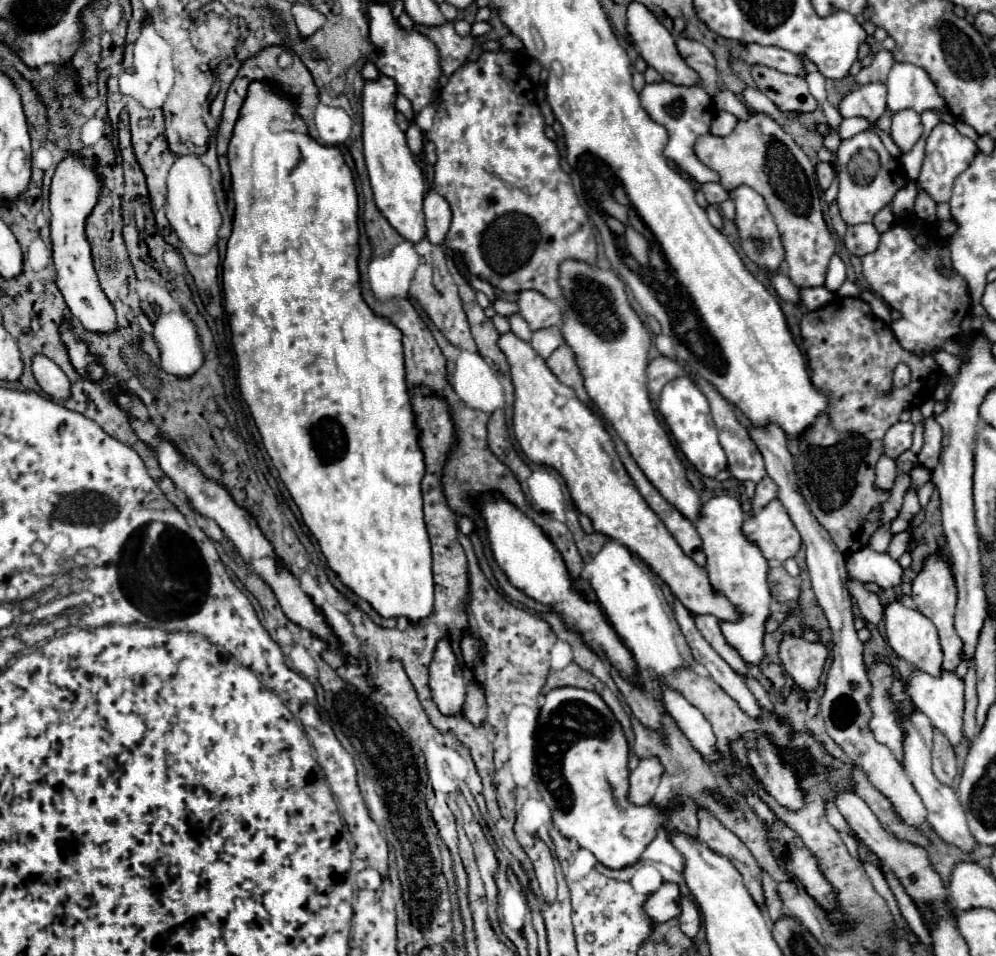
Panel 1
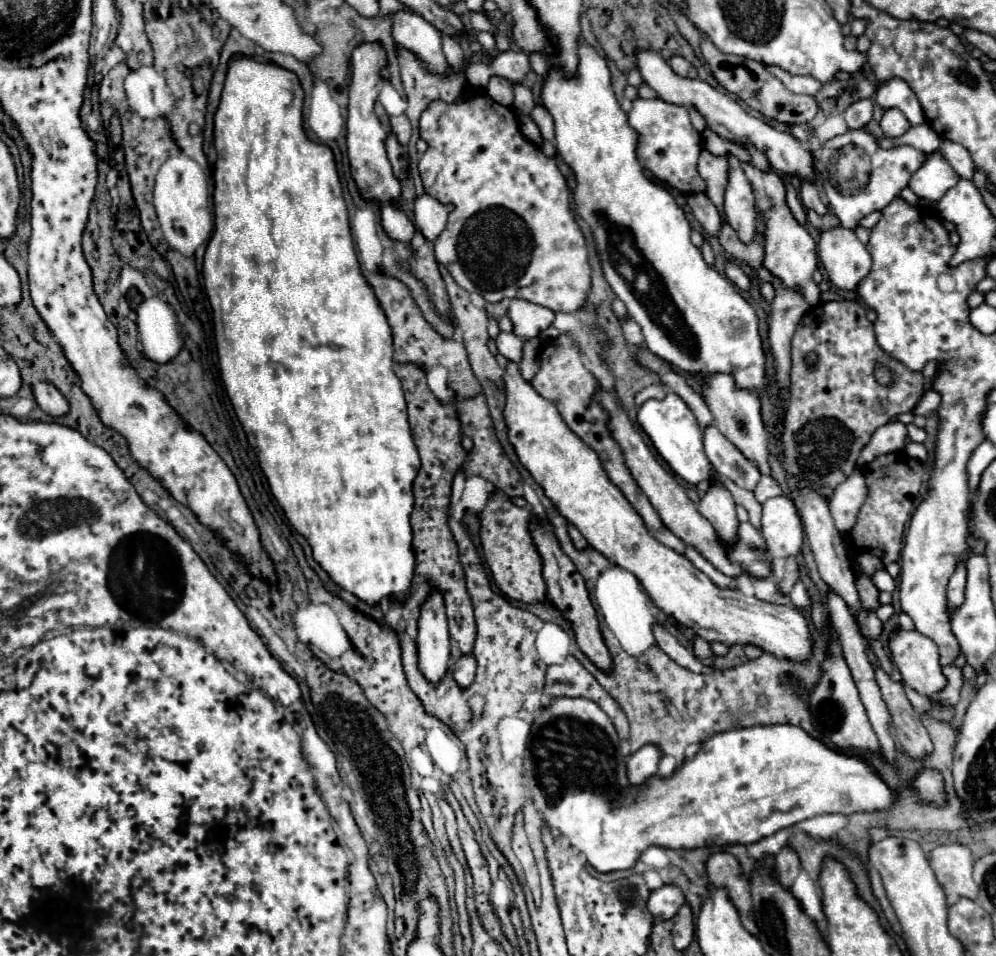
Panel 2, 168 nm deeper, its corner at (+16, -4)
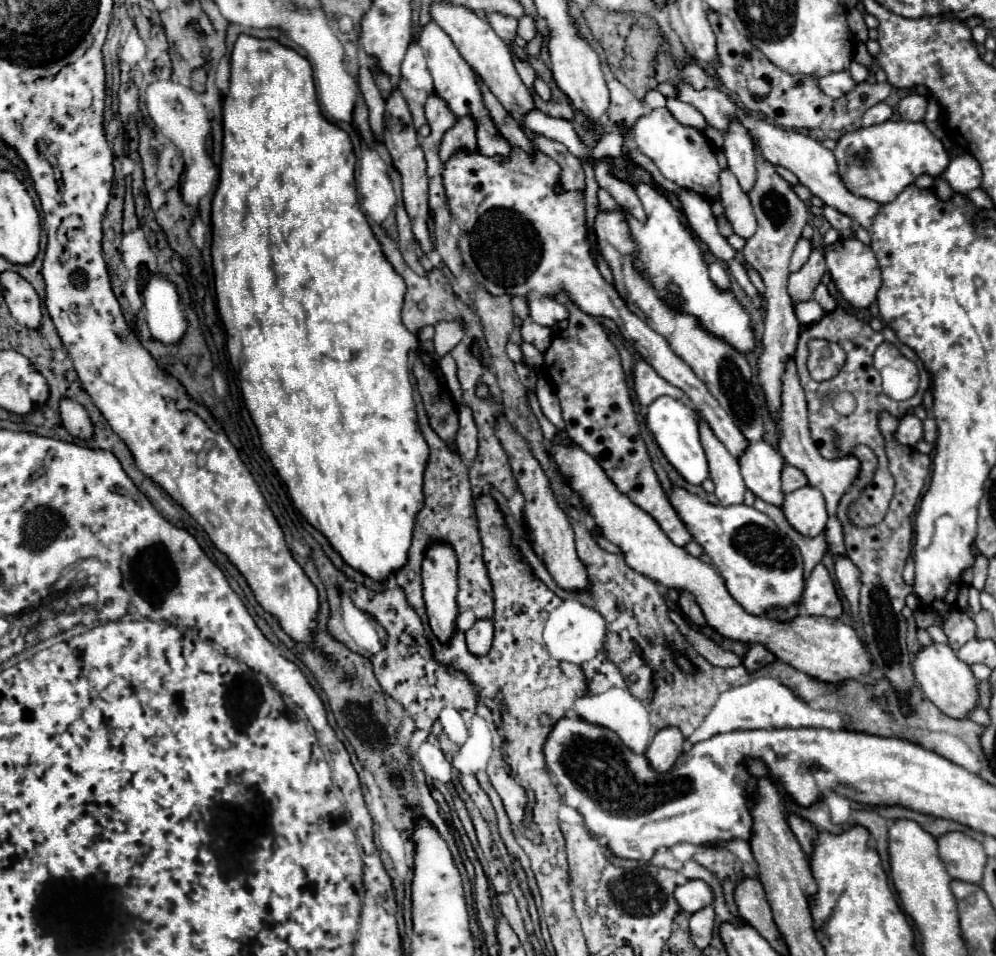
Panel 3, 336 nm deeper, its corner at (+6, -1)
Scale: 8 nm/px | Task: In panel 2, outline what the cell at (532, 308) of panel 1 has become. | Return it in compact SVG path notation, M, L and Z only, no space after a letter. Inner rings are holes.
M512 299L508 307L508 317L512 319L514 333L520 339L538 337L540 331L550 327L554 321L554 313L550 309L524 299Z

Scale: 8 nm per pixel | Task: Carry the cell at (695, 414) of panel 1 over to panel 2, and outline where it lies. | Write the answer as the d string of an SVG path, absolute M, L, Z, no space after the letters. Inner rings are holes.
M668 391L664 399L648 399L638 411L638 423L650 437L650 441L656 447L656 451L660 453L660 457L672 467L672 471L676 475L680 475L684 481L688 481L692 485L696 485L704 479L710 479L712 465L708 463L706 453L704 453L702 429L682 397L678 397L674 391Z

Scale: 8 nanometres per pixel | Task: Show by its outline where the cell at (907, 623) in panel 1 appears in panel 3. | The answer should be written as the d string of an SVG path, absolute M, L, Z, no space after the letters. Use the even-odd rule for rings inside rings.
M932 644L930 648L924 648L918 652L914 660L914 676L924 694L950 718L966 720L978 706L980 694L978 694L978 680L974 678L970 666L954 654L954 650L946 644Z

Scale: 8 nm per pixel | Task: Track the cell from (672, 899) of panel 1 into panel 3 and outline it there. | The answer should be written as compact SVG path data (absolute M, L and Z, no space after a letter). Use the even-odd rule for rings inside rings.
M688 880L686 884L676 888L674 896L680 904L680 910L690 912L690 914L702 910L704 906L710 906L714 900L712 888L704 880Z

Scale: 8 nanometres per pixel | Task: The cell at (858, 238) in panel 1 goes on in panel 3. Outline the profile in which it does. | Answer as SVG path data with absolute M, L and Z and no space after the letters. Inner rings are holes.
M846 238L846 240L838 240L830 246L826 246L824 256L826 256L828 272L834 280L840 296L852 308L866 310L876 300L876 294L880 288L880 268L878 268L878 260L876 260L872 248L862 244L858 238Z

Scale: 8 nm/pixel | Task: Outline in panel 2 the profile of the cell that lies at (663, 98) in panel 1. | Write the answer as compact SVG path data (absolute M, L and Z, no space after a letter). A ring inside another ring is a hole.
M636 97L632 101L632 109L628 113L630 127L638 131L640 143L638 143L638 159L640 163L650 169L658 179L666 183L676 183L678 191L684 193L700 193L706 189L702 185L702 177L696 169L698 155L702 151L702 135L692 127L690 115L686 107L678 107L672 103L666 103L662 99L642 99ZM686 183L686 185L682 185ZM692 183L692 185L688 185Z

